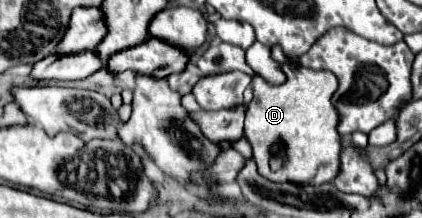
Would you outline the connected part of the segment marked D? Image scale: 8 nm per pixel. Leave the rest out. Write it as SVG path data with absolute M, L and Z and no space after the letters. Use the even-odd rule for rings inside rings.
M288 60L282 70L286 82L280 86L252 76L254 98L246 110L244 136L252 144L258 172L268 180L320 186L338 174L340 164L340 136L336 132L338 114L330 102L338 82L328 70L308 70L292 60Z

